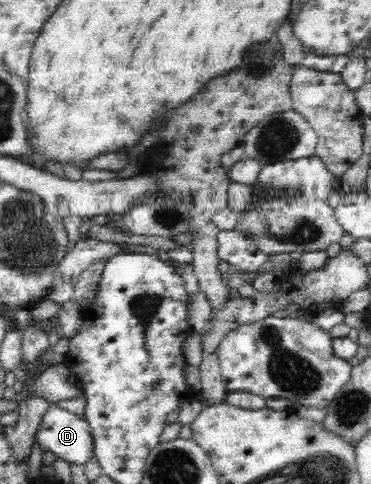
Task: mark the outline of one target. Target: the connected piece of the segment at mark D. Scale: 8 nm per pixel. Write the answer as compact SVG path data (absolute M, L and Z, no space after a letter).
M50 404L50 407L46 409L33 439L40 451L52 453L58 459L70 462L70 464L85 465L94 456L94 441L86 419L70 414L66 409L61 409L56 404Z

